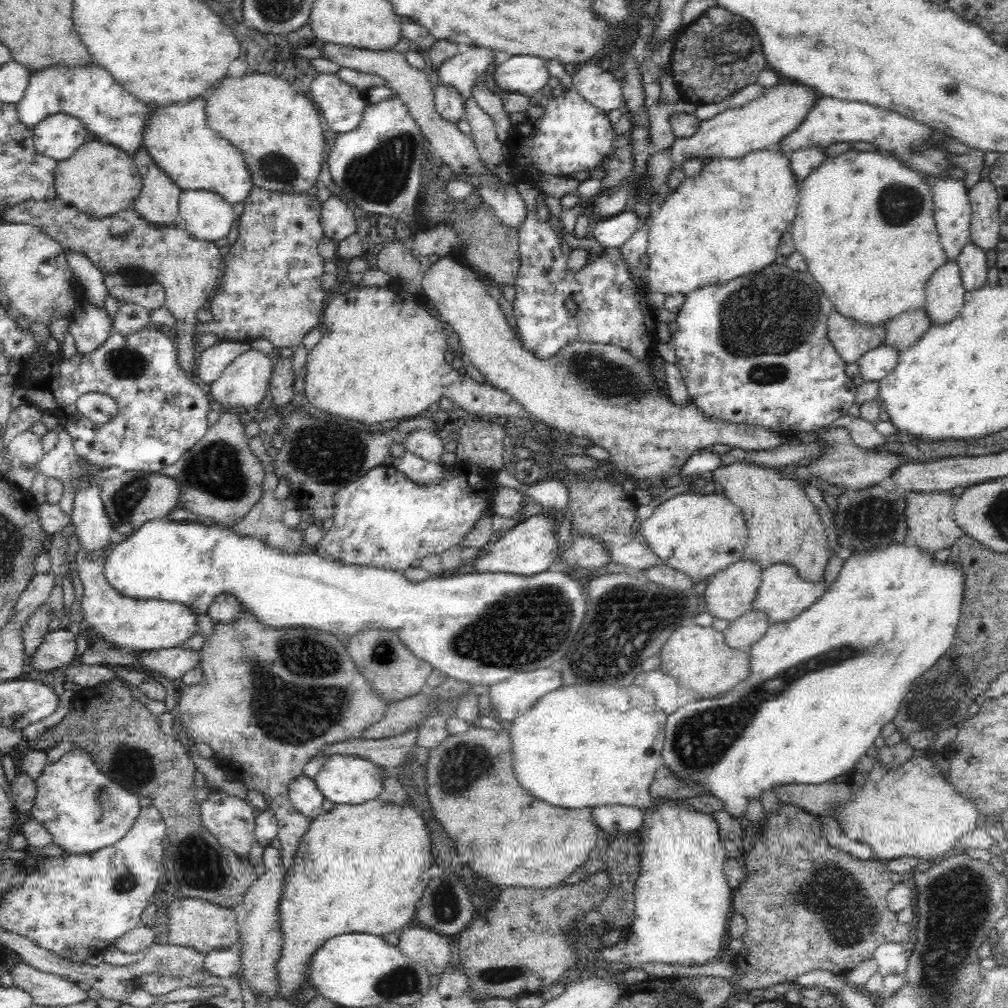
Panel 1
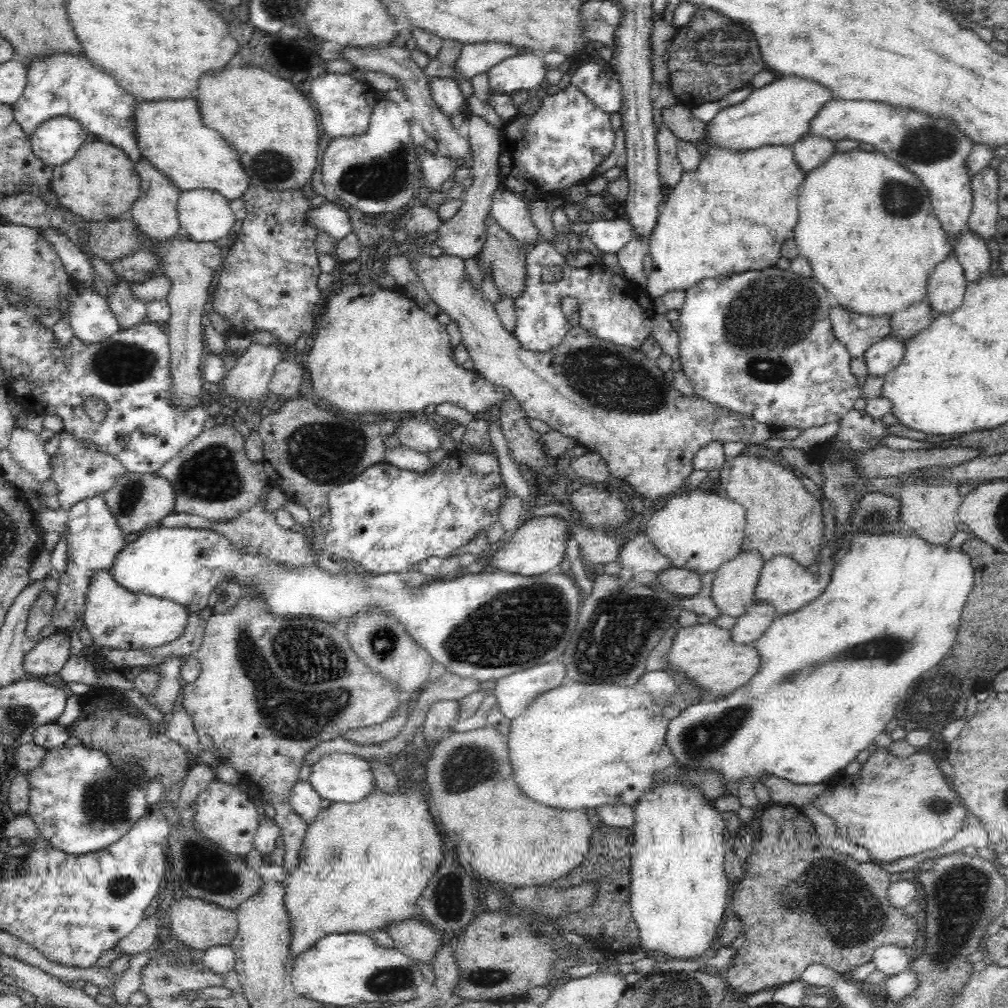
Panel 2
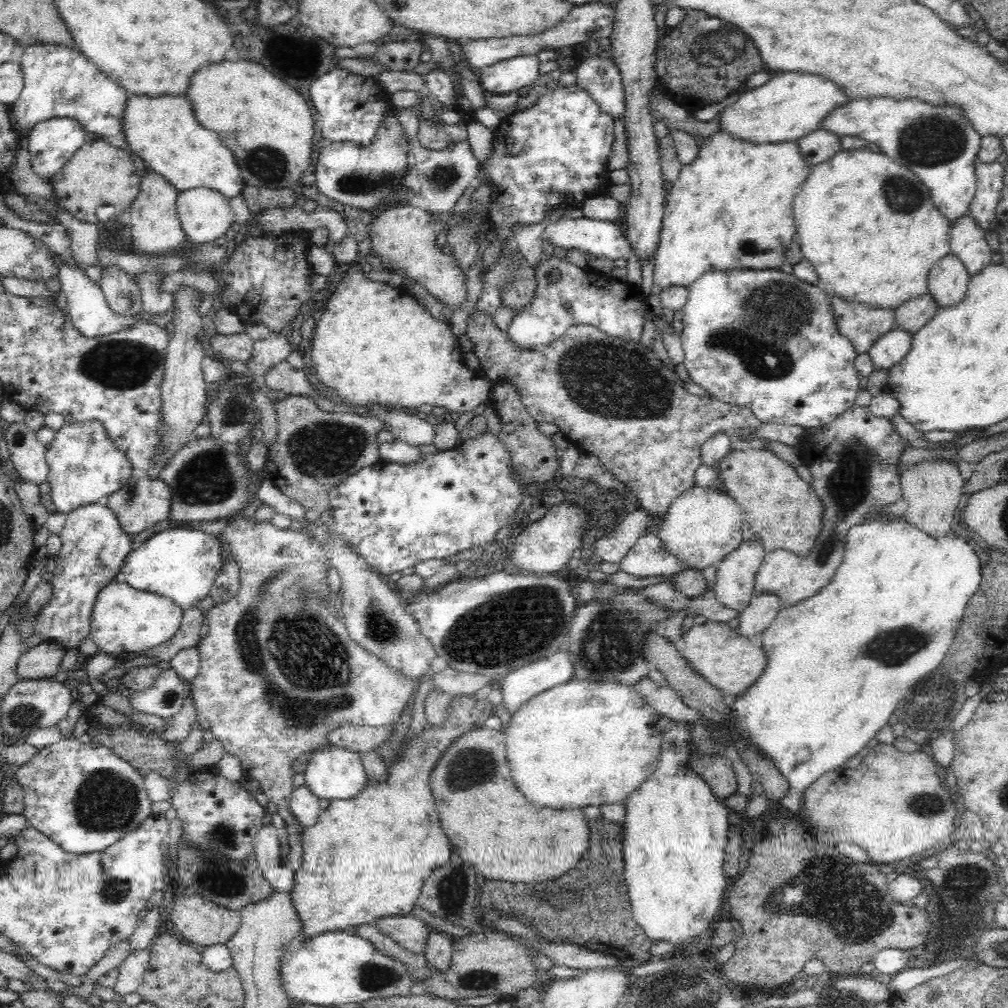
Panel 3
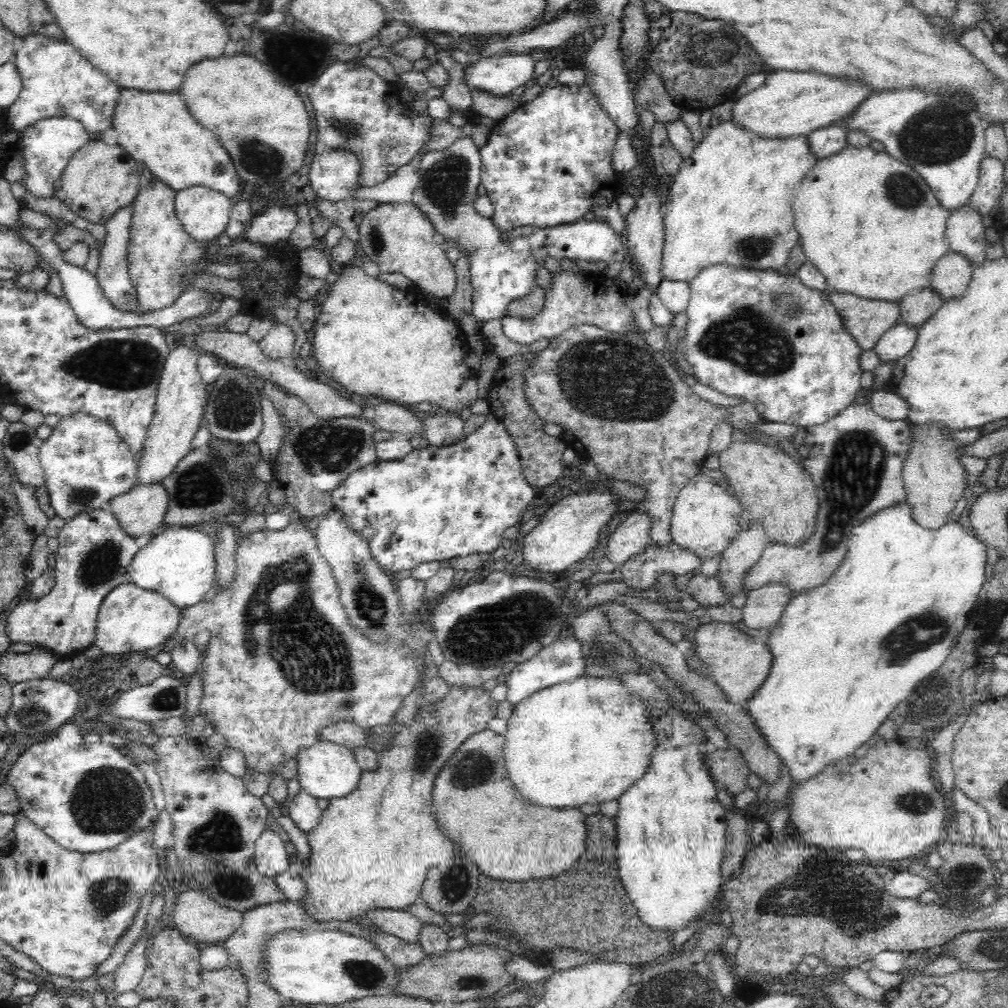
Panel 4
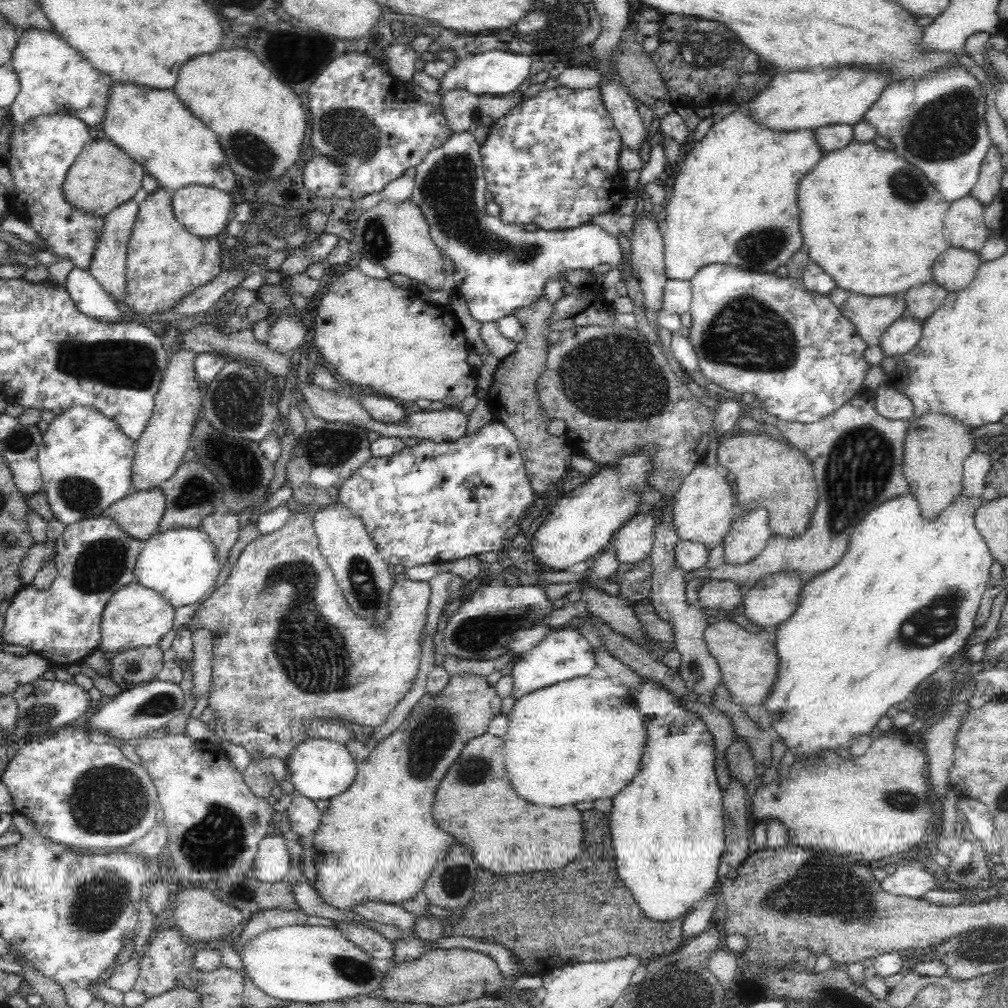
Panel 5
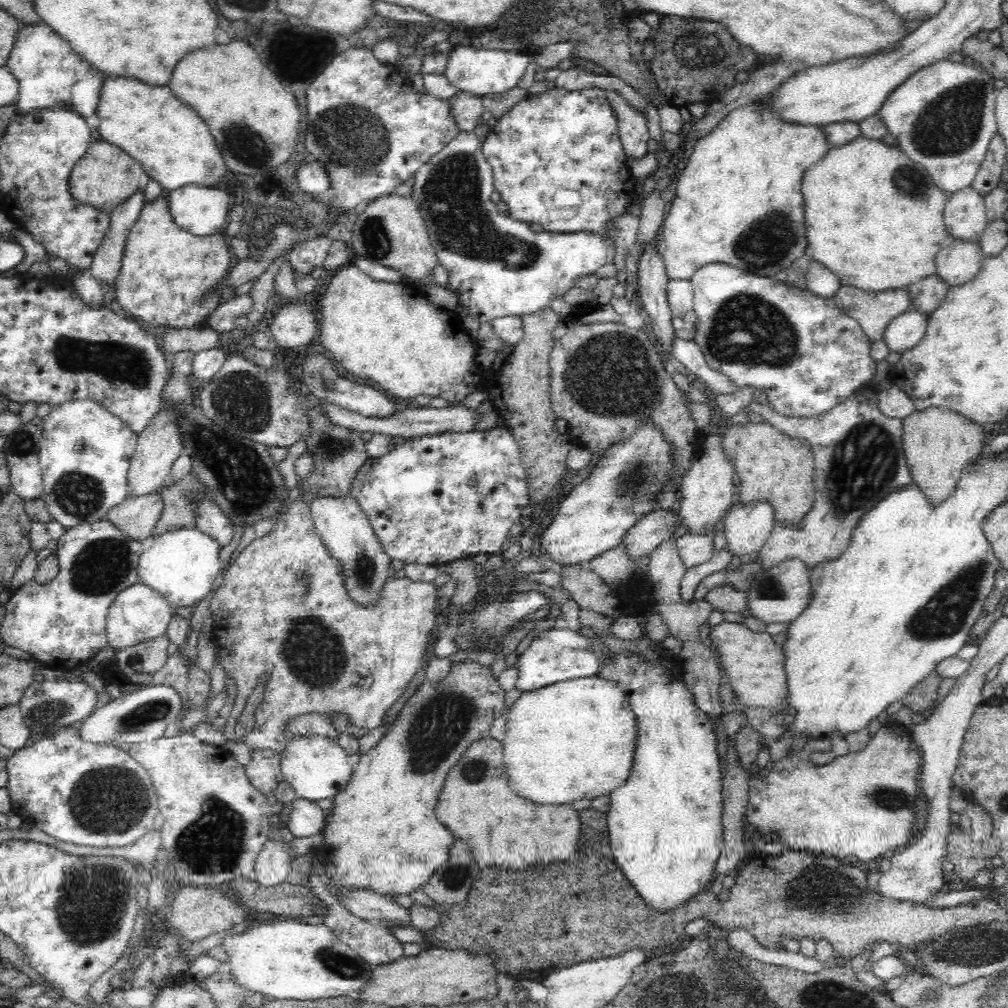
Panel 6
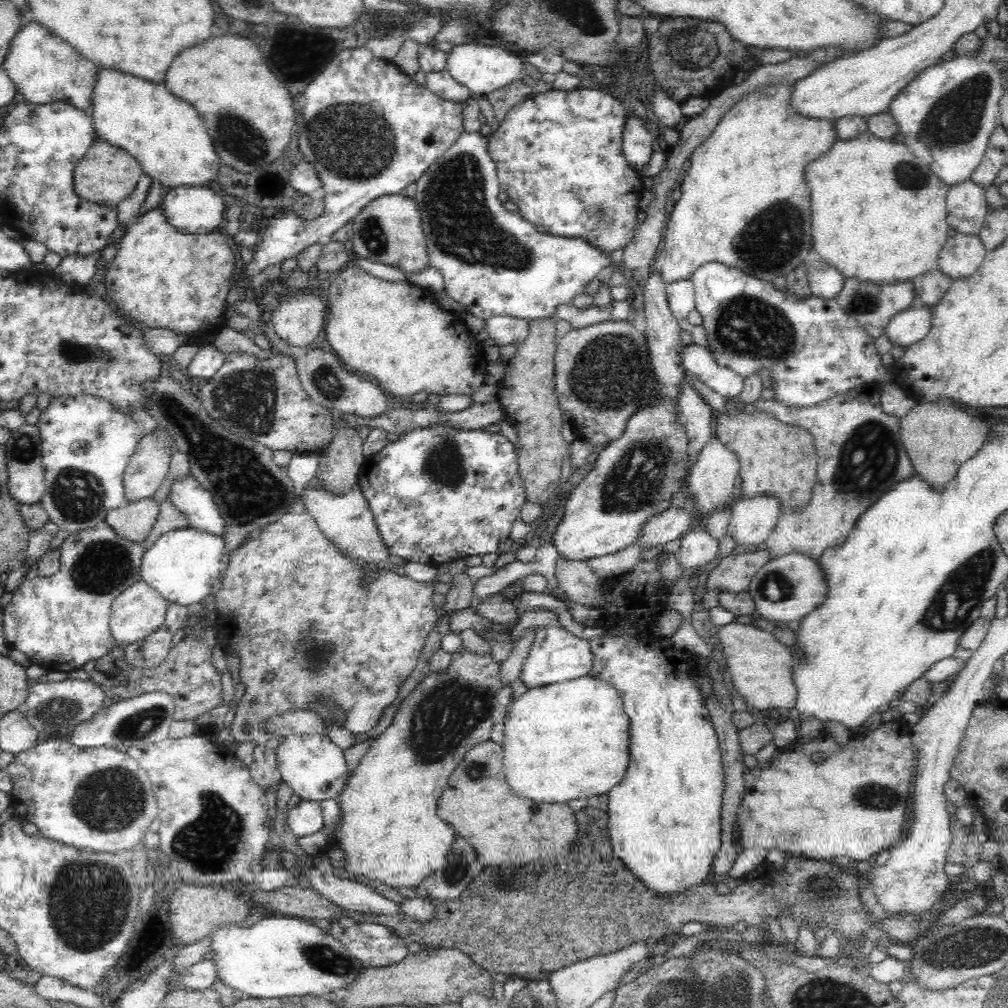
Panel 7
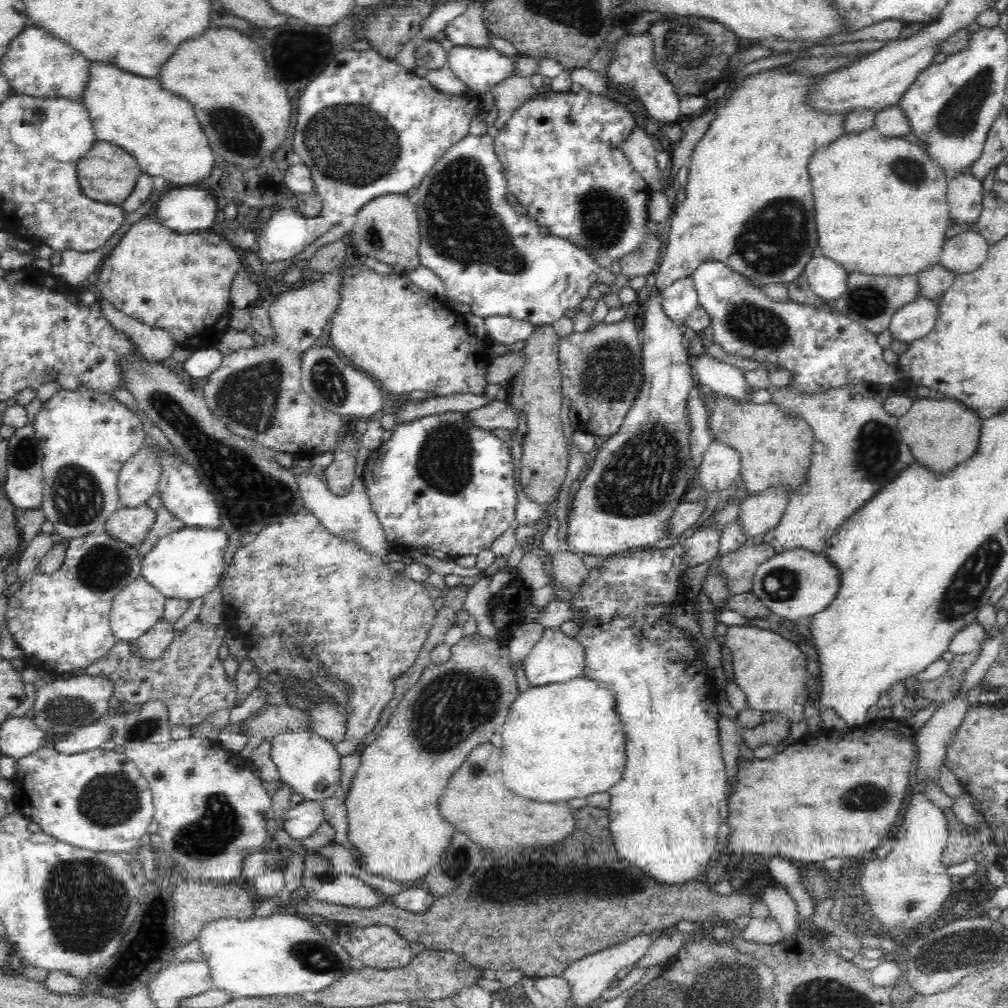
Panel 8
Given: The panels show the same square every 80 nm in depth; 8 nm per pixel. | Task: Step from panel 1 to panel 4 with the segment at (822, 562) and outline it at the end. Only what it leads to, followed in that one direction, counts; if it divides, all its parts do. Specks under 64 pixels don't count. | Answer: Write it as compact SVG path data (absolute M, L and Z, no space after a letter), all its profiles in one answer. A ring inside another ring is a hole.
M736 442L731 444L725 451L719 452L719 470L723 474L722 483L731 494L738 499L741 506L740 523L741 530L746 530L750 525L762 525L766 542L784 543L790 546L802 546L815 530L815 520L819 511L819 500L814 488L812 478L808 471L800 468L790 456L786 456L782 450L764 446L758 442Z

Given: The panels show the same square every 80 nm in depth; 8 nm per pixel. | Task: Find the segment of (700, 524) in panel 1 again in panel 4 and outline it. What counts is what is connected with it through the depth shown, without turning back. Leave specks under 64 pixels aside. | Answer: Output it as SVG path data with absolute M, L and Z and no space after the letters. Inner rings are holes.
M694 474L686 486L679 490L672 508L670 542L678 545L681 550L692 552L702 564L705 560L726 552L726 548L742 528L740 515L741 506L738 499L722 482L713 484L710 479Z

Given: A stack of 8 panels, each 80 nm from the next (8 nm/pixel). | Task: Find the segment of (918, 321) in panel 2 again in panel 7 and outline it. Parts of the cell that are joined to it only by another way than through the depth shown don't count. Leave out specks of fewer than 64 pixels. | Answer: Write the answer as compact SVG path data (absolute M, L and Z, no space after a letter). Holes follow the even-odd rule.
M936 269L928 274L917 276L911 283L915 296L920 298L925 306L930 308L936 307L945 294L948 293L953 281L949 276L944 275Z

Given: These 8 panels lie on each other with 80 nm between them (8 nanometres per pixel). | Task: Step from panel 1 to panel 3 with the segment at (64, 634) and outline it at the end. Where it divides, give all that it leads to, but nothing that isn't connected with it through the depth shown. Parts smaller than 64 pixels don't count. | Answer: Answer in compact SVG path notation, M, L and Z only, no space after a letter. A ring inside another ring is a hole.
M40 642L19 659L17 673L22 679L50 679L62 671L61 662L67 650L55 642Z

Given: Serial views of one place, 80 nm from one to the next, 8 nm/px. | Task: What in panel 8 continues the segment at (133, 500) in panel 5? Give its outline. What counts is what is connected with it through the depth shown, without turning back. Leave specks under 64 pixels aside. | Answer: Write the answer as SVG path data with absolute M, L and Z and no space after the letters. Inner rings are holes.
M145 502L137 508L121 506L110 514L103 528L115 540L138 547L155 523L157 511Z

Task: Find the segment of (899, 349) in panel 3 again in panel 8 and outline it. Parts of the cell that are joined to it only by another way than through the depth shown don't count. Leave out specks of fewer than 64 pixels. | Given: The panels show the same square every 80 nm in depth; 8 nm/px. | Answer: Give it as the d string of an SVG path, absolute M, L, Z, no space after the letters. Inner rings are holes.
M926 298L914 300L892 316L888 332L893 340L910 345L928 335L938 317L939 302Z

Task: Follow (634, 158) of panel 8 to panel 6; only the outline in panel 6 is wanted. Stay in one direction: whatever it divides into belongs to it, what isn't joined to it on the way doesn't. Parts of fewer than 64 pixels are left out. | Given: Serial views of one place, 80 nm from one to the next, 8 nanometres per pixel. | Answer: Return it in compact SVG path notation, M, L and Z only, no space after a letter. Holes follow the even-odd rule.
M617 91L605 93L616 115L617 133L627 158L642 158L647 153L646 142L650 140L647 117L636 111Z

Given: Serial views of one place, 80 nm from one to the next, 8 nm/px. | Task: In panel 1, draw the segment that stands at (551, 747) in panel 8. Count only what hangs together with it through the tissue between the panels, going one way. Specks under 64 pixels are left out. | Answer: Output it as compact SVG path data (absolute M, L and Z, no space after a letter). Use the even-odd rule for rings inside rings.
M634 683L626 687L562 686L539 698L530 710L514 719L509 730L514 772L524 790L552 806L591 809L613 804L646 810L653 801L649 789L660 767L666 718L655 696Z

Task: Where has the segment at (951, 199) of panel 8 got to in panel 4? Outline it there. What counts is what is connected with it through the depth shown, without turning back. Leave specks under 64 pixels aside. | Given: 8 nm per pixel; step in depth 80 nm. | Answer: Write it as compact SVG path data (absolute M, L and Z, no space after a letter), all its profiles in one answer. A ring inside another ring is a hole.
M966 205L950 213L945 230L949 250L968 259L974 270L987 260L982 219L978 211Z

